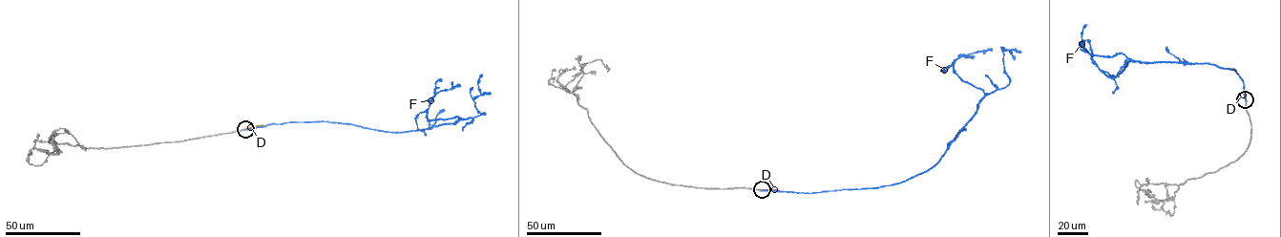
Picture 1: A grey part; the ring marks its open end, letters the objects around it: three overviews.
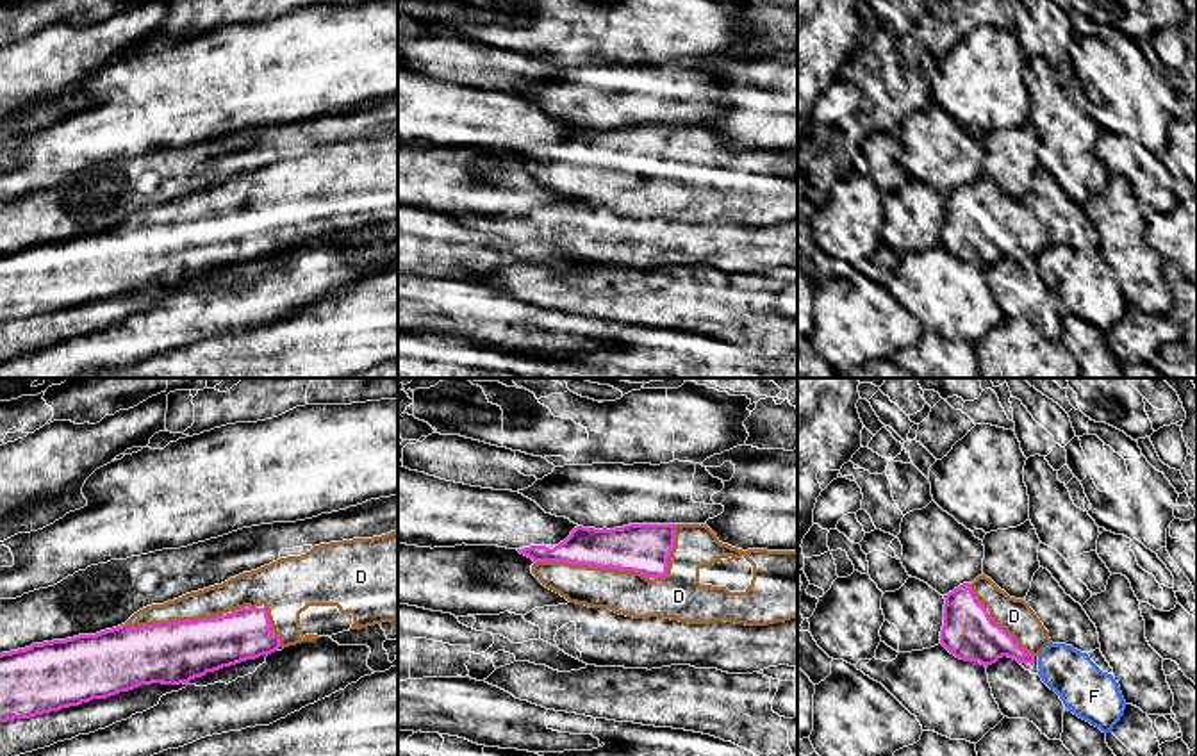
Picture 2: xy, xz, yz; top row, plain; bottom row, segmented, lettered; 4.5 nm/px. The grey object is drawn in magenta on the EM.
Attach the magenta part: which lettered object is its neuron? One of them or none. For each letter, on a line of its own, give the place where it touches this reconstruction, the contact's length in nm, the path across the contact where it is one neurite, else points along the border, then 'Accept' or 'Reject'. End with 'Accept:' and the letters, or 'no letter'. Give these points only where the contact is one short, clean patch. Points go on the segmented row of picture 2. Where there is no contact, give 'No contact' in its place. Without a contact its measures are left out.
D: Touches magenta at xz (593, 566). Shared border 500 nm. Accept
F: No contact. Reject
Accept: D

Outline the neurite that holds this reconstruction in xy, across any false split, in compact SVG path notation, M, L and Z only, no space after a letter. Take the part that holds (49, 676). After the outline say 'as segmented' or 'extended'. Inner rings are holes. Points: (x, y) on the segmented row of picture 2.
M398 530L373 538L353 538L314 546L301 556L278 558L252 572L243 572L221 585L186 594L164 604L152 604L134 613L125 624L96 635L32 644L0 654L0 722L78 706L93 699L107 699L141 685L187 685L194 678L246 660L255 660L301 642L321 637L300 637L300 613L309 606L337 606L351 613L350 629L398 620Z; extended

